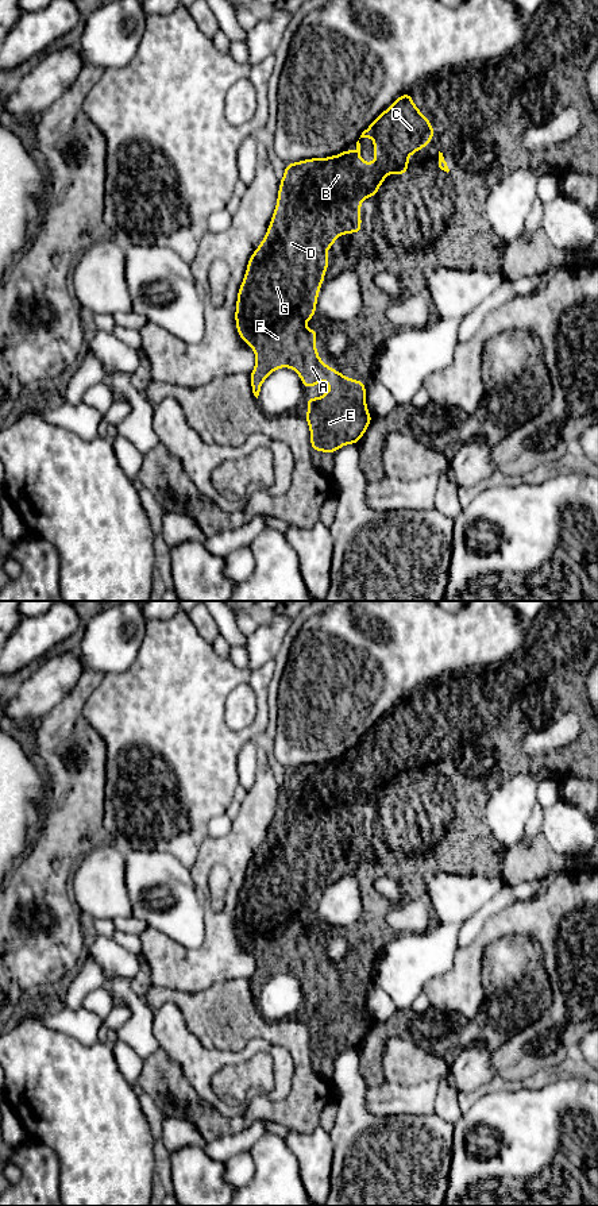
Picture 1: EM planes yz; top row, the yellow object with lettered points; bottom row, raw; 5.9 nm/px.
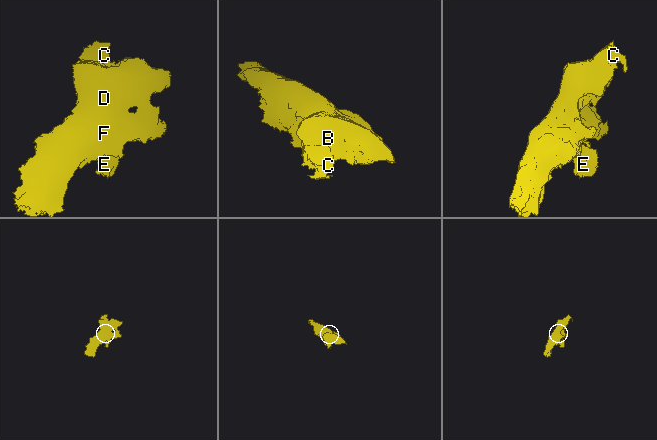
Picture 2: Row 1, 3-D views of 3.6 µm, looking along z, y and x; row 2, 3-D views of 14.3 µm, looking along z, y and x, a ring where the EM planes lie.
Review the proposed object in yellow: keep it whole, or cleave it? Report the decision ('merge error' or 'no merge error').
no merge error

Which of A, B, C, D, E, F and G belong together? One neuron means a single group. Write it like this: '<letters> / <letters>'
A B C D E F G

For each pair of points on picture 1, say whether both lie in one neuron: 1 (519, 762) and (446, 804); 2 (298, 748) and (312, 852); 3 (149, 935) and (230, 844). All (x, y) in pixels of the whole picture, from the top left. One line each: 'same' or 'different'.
1: same
2: different
3: same

